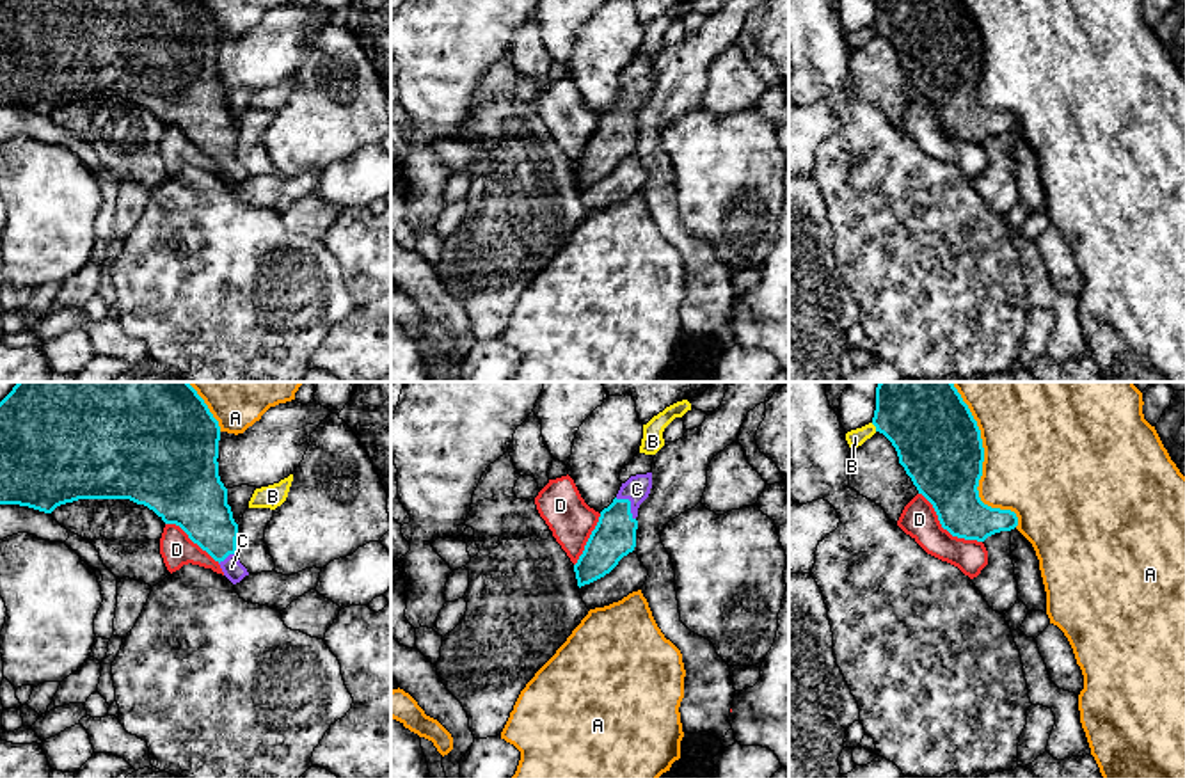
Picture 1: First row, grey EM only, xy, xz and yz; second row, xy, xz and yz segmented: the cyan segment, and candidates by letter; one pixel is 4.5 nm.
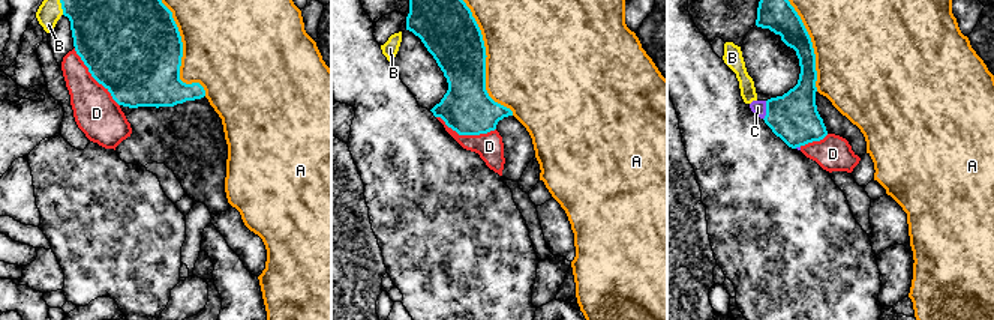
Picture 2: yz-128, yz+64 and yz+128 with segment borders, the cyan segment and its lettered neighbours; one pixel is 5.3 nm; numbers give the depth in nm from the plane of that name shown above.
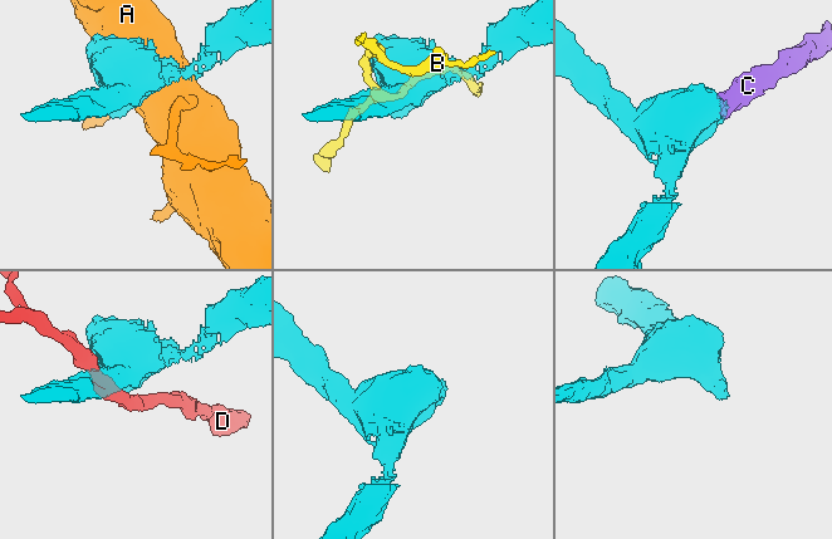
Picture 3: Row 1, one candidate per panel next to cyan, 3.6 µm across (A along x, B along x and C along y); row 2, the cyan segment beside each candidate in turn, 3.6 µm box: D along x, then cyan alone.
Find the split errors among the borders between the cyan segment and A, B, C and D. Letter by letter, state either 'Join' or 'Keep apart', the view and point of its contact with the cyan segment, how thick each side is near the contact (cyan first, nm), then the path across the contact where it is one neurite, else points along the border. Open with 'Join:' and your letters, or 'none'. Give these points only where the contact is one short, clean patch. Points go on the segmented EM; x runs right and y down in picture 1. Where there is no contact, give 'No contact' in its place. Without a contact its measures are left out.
Join: C
A: Keep apart. Touches cyan at yz (981, 464). Thickness 380 nm (cyan) against 480 nm
B: Keep apart. Touches cyan at yz (874, 425). Thickness 380 nm (cyan) against 80 nm
C: Join. Touches cyan at xz (629, 503). Thickness 190 nm (cyan) against 120 nm. Path across: xz (613, 537), (619, 517), (629, 503), (636, 489)
D: Keep apart. Touches cyan at yz (946, 528). Thickness 300 nm (cyan) against 160 nm

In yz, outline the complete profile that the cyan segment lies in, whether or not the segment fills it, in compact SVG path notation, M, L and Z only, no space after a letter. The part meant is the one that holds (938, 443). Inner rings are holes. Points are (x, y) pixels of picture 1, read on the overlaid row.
M879 382L872 425L892 442L899 464L952 536L984 542L1018 526L1014 512L991 508L979 497L984 462L981 430L952 382Z

